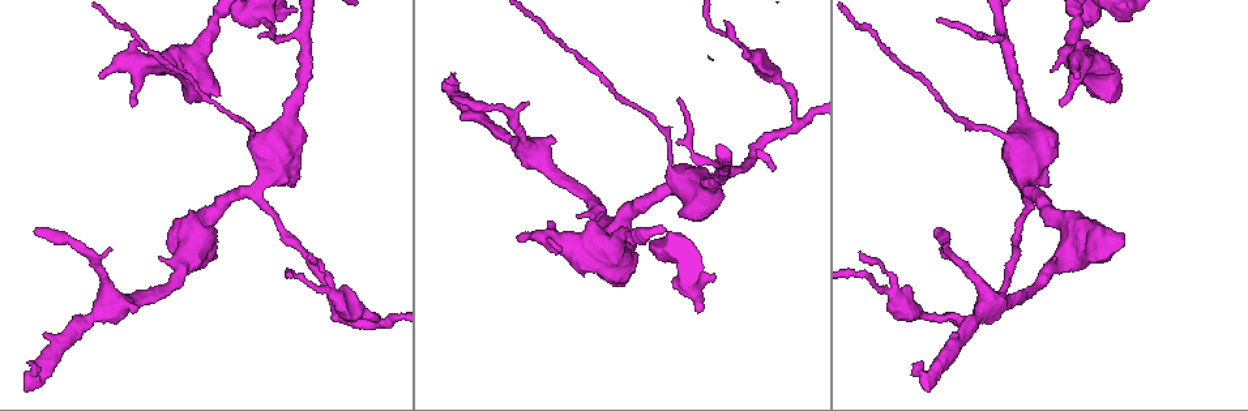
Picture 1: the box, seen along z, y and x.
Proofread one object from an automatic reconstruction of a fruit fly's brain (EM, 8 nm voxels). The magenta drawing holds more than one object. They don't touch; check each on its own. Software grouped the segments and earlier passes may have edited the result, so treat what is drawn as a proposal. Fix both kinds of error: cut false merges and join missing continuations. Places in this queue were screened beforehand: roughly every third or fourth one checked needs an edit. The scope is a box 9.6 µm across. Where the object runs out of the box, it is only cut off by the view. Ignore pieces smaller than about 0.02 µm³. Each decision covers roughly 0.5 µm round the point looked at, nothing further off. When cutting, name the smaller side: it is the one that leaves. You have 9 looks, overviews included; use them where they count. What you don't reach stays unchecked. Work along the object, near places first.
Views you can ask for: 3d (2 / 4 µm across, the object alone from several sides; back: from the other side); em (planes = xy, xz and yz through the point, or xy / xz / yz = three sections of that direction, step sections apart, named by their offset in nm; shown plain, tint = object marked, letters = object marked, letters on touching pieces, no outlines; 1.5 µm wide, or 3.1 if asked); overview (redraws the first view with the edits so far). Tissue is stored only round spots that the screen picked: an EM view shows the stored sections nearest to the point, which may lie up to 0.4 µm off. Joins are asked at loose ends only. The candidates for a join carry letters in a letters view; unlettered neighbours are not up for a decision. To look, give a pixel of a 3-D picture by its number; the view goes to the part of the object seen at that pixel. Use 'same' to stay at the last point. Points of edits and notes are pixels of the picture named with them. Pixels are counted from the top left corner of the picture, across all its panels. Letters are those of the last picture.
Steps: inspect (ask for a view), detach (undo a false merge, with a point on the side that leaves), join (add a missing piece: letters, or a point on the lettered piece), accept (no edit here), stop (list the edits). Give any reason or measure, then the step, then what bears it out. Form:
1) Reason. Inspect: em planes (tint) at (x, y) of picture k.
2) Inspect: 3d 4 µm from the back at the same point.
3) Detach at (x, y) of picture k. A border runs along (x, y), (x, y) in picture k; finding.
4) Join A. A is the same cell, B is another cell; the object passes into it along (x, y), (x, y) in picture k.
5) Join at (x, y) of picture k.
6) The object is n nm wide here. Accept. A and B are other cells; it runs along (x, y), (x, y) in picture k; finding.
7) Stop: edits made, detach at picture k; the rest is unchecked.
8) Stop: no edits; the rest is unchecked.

An open end. Inspect: em planes (letters) at (1080, 75) of picture 1.

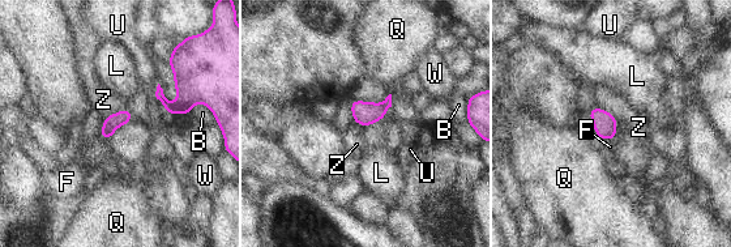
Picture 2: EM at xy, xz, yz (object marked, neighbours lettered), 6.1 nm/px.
Join F. F is the same cell, B, L, Q, U, W and Z are other cells; the object passes into it along (111, 123), (105, 137), (98, 150) in picture 2; the neuron continues.

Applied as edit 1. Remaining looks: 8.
Small branch off a trunk. Inspect: 3d 2 µm at (1075, 12) of picture 1.

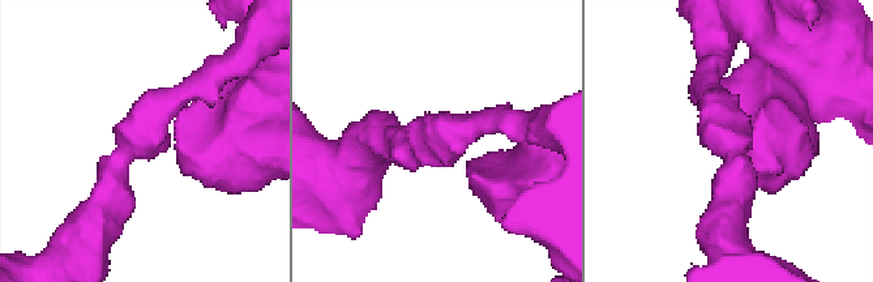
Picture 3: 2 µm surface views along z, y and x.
3 arms meet here; the arms are 180, 340, 480 nm wide. Inspect: em planes (letters) at (420, 148) of picture 3.

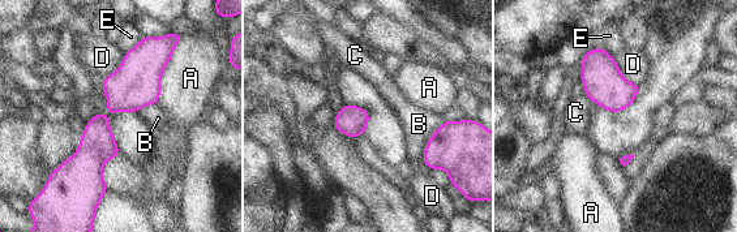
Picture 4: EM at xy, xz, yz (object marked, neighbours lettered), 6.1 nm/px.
Accept. A, B, C, D and E are other cells; it runs along (165, 61), (99, 124), (71, 184) in picture 4; continuous, no second neuron.

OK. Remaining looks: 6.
Sudden change in width. Inspect: em planes (letters) at (322, 293) of picture 1.

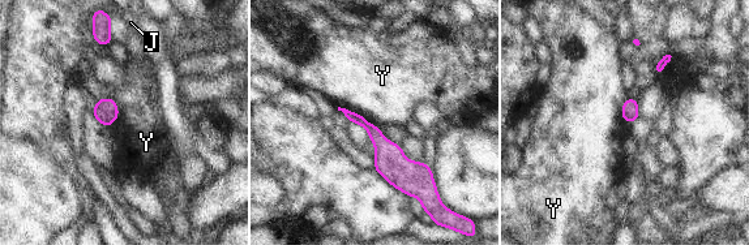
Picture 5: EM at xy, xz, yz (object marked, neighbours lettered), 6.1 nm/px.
The longest contact is with Y, 190 nm. Accept. J and Y are other cells; it runs along (349, 114), (409, 171), (418, 171) in picture 5; one neuron here.

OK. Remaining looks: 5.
Tapers out. Inspect: em xz step 8 (tint) at (936, 18) of picture 1.

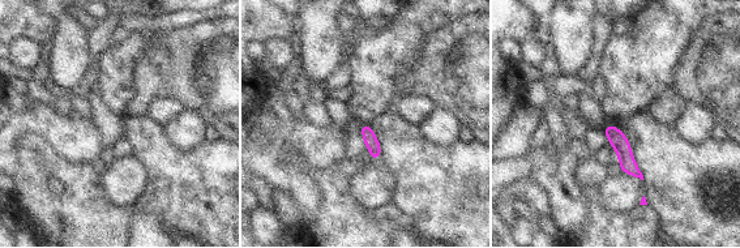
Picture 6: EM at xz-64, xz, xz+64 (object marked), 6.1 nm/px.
Inspect: em yz step 4 (letters) at the same point.

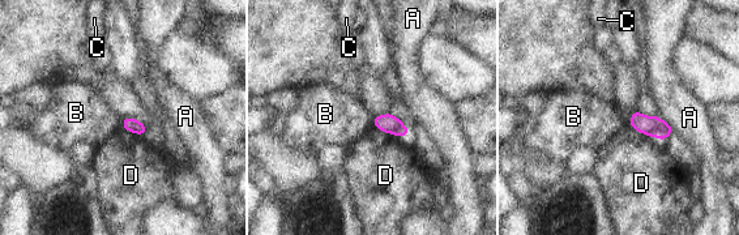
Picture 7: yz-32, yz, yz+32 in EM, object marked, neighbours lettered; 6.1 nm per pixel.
Accept. A, B, C and D are other cells; no lettered piece goes on from it.

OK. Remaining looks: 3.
Stop: edits made, join at picture 2; the rest is unchecked.

